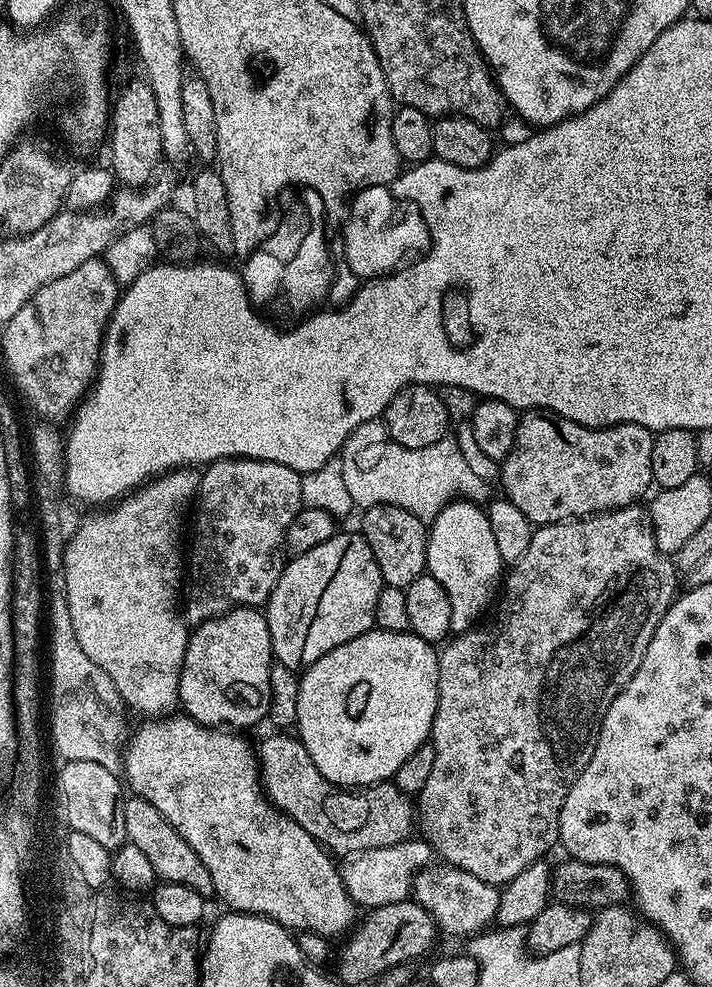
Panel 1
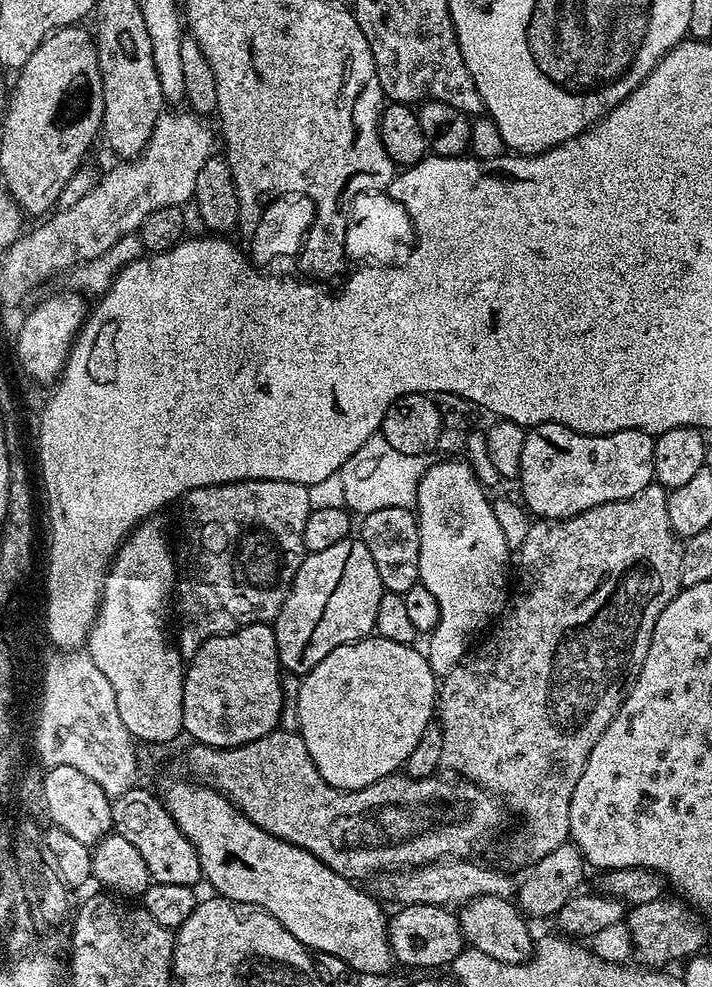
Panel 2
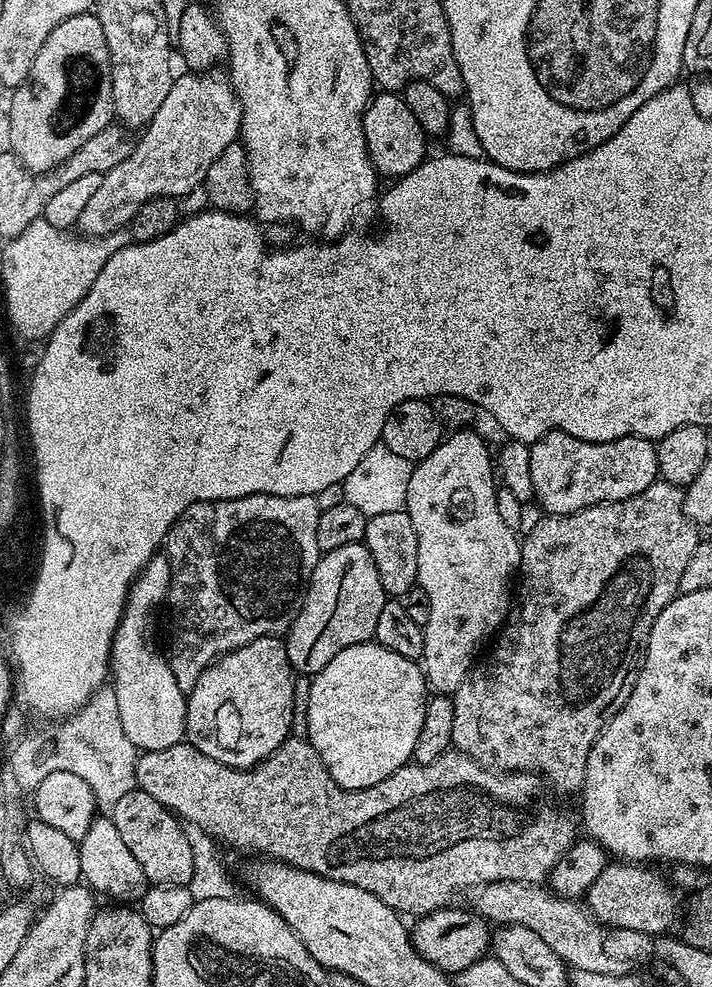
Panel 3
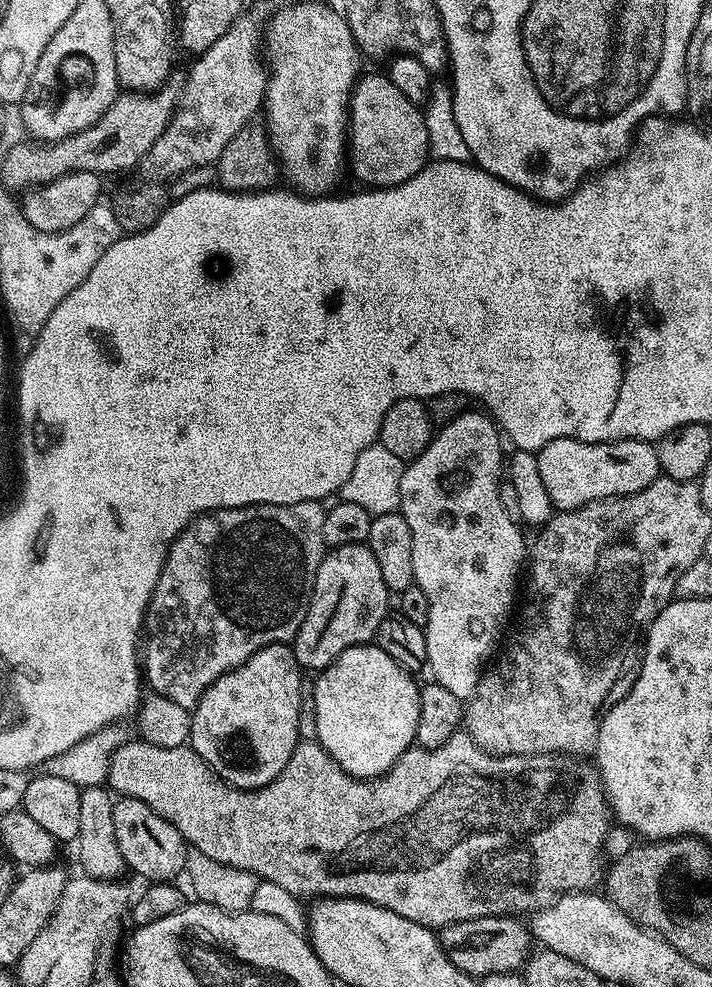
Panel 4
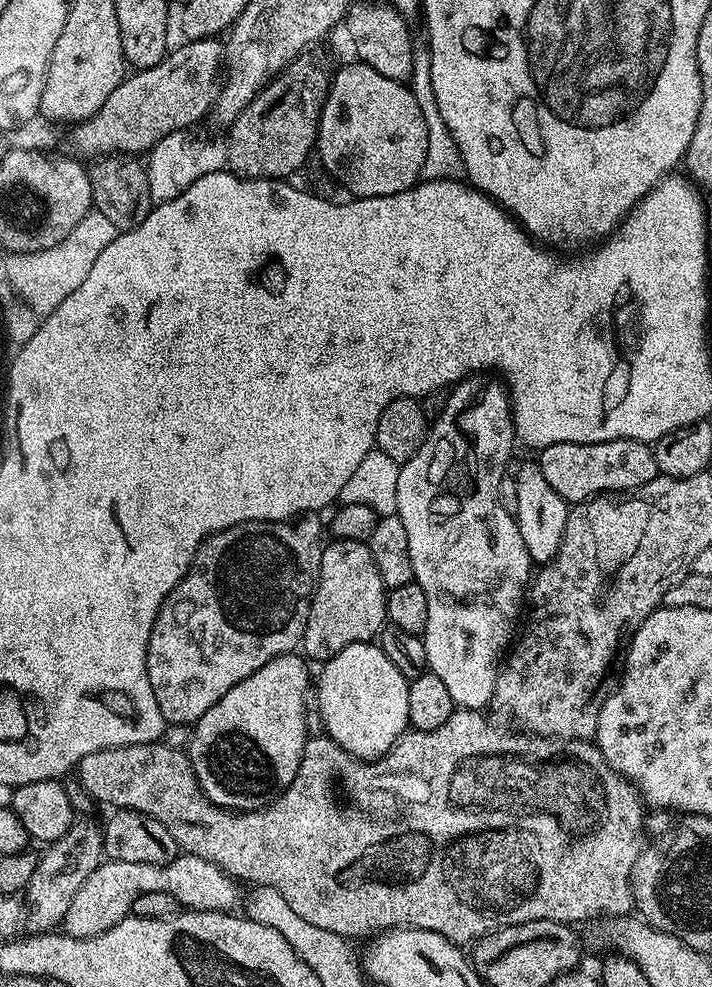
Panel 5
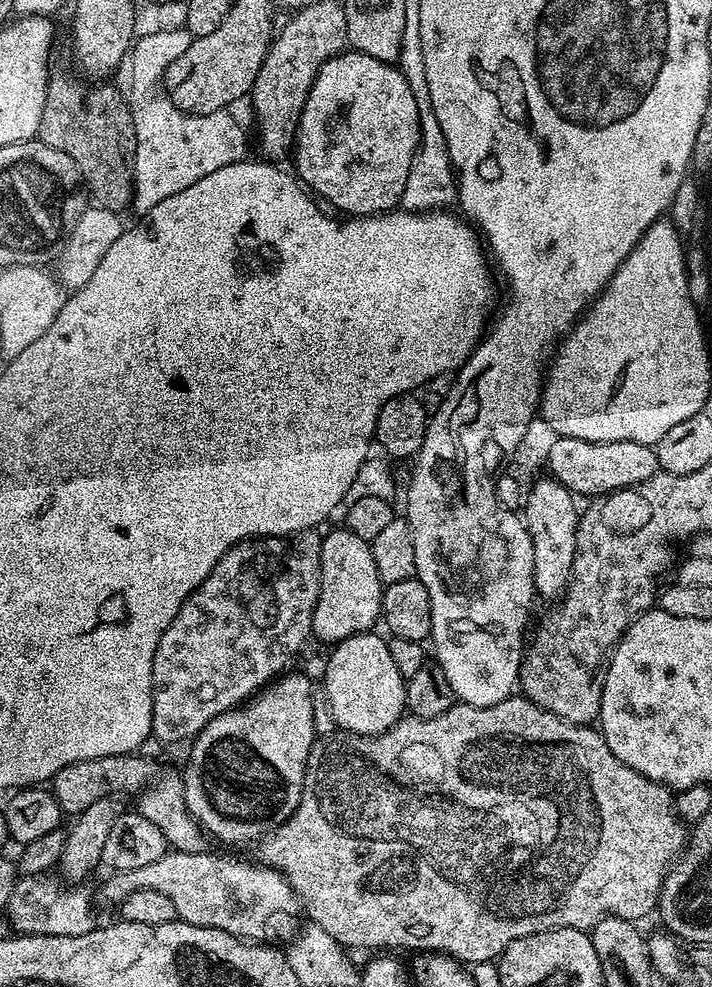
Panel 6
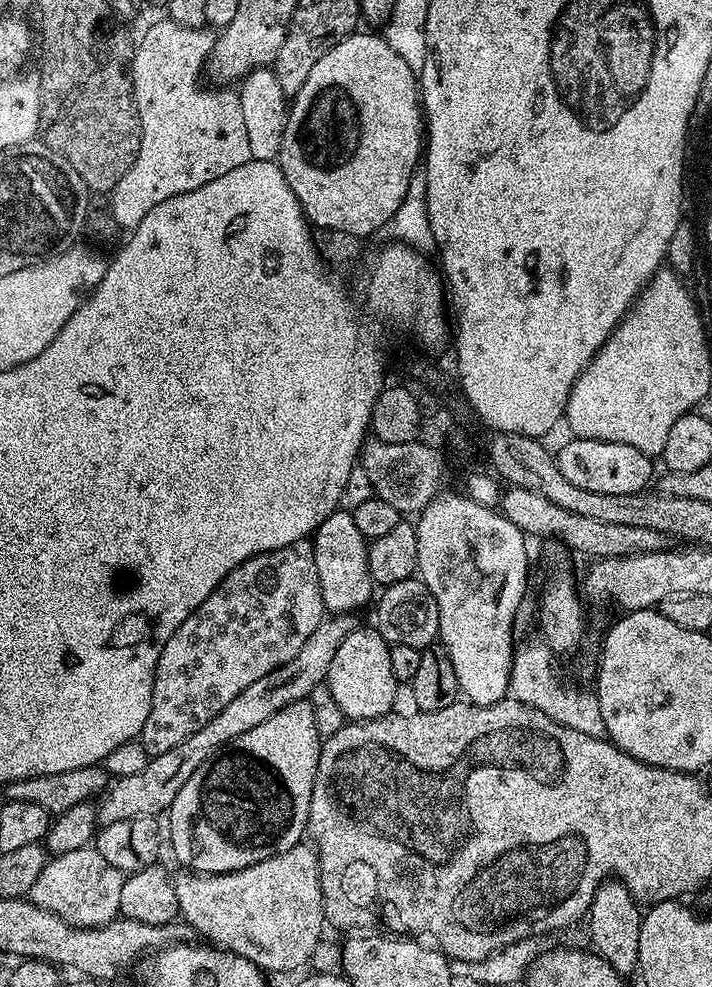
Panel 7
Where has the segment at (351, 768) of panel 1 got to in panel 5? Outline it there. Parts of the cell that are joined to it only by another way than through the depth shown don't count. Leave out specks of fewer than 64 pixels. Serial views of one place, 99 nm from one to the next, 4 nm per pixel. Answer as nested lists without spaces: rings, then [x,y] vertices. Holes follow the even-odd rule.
[[[379,643],[346,646],[323,661],[320,681],[314,684],[314,708],[321,712],[324,731],[342,750],[360,760],[378,760],[409,731],[408,681],[386,658]]]

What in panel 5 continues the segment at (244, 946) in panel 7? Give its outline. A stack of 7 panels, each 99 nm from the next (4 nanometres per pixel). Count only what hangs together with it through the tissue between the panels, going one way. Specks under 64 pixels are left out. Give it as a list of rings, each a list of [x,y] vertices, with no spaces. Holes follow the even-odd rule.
[[[180,854],[168,864],[147,864],[146,862],[122,862],[121,860],[105,859],[96,867],[94,874],[90,874],[90,878],[86,878],[86,882],[82,882],[82,890],[78,890],[78,894],[74,894],[74,902],[70,902],[70,910],[66,910],[62,928],[69,936],[97,936],[102,934],[106,930],[110,930],[110,926],[125,920],[134,906],[134,898],[138,898],[138,894],[143,892],[165,892],[173,896],[185,909],[194,912],[232,912],[239,909],[236,908],[239,904],[241,907],[240,888],[241,885],[232,877],[227,876],[221,868],[197,856]]]

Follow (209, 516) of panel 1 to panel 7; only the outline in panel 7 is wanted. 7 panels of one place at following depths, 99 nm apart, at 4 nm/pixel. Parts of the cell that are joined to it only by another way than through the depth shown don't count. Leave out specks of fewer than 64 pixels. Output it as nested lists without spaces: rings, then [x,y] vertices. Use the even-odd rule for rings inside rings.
[[[311,539],[252,556],[230,570],[214,594],[162,646],[150,714],[146,714],[146,726],[142,726],[138,744],[153,757],[174,750],[178,742],[186,742],[222,706],[234,702],[246,686],[290,662],[325,615]]]

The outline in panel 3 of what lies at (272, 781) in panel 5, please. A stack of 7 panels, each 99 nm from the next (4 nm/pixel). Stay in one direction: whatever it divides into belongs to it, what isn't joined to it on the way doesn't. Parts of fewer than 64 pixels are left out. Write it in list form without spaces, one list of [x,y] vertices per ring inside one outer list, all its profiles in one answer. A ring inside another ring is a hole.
[[[279,635],[254,638],[246,646],[217,656],[197,678],[192,691],[187,693],[187,743],[231,768],[253,768],[274,750],[278,750],[278,746],[290,735],[290,726],[294,719],[292,679],[294,673],[288,665],[284,642]]]

